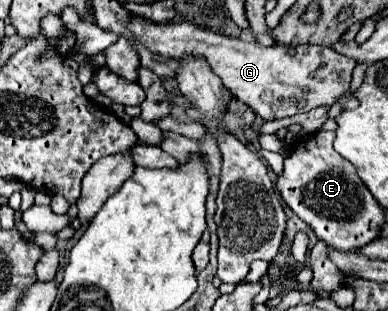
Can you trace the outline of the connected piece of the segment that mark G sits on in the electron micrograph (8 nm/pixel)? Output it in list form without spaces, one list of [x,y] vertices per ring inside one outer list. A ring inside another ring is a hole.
[[[134,16],[128,28],[142,44],[164,58],[180,58],[184,54],[204,56],[222,84],[240,102],[248,104],[262,120],[278,120],[300,112],[310,112],[318,106],[332,106],[350,90],[352,70],[356,68],[354,58],[344,56],[334,48],[312,44],[264,48],[260,44],[208,32],[192,22],[152,24],[150,20]]]

